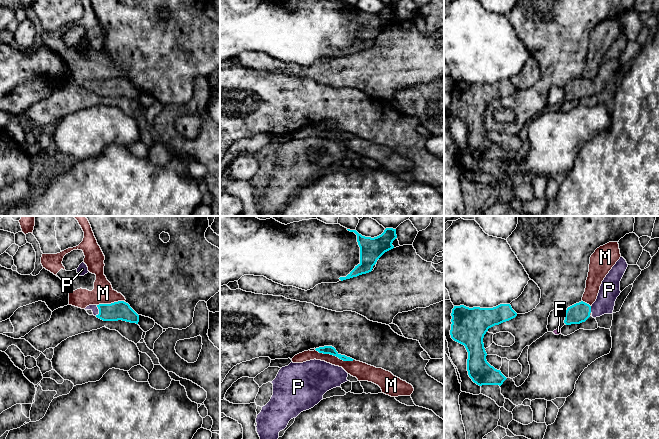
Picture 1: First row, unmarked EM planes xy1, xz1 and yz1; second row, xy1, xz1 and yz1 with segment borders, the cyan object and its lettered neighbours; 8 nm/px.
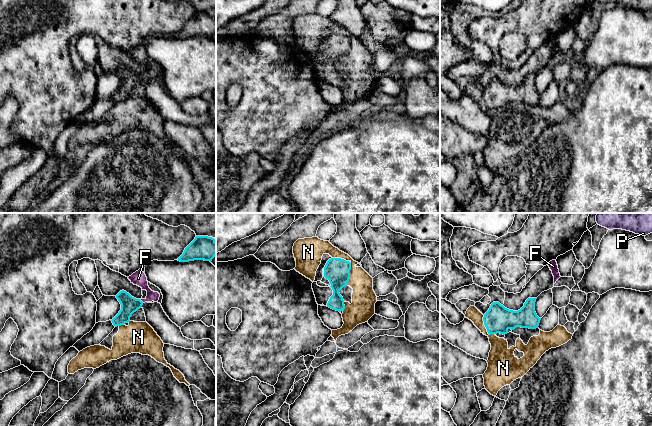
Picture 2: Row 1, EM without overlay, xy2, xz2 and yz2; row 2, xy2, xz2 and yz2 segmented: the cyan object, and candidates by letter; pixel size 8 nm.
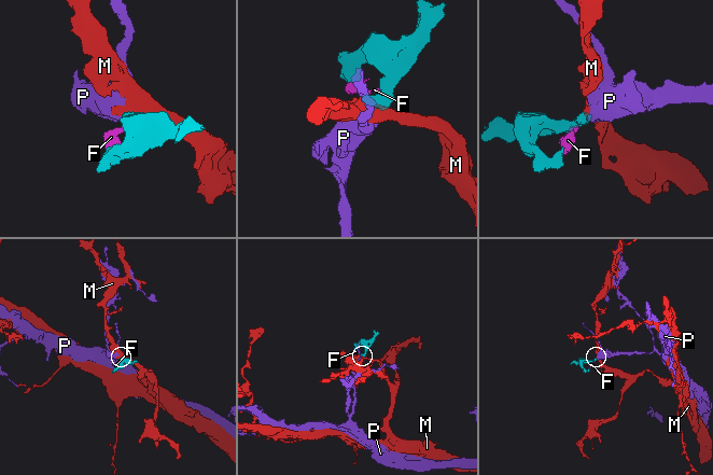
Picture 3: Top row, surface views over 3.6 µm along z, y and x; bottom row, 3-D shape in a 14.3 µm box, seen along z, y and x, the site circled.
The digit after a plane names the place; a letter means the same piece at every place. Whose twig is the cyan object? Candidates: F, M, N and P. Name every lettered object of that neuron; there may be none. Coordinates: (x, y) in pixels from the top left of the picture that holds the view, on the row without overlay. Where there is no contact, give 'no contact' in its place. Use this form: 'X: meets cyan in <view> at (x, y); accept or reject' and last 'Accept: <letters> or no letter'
F: meets cyan in xy2 at (140, 76); accept
M: meets cyan in xz1 at (334, 131); reject
N: meets cyan in yz2 at (485, 102); reject
P: meets cyan in xy1 at (99, 87); accept
Accept: F, P

